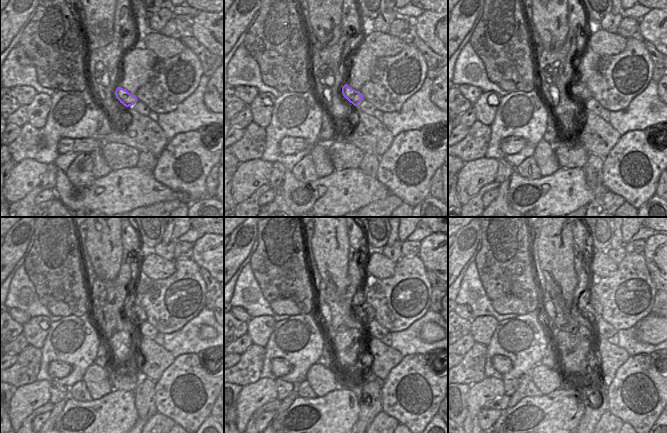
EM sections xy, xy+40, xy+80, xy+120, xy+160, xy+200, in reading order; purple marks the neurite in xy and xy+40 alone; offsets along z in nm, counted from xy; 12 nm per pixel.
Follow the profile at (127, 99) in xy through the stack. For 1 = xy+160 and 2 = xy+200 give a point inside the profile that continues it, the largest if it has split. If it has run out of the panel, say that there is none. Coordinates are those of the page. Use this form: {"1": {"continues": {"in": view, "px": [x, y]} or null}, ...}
{"1": {"continues": {"in": "xy+160", "px": [368, 312]}}, "2": {"continues": {"in": "xy+200", "px": [593, 306]}}}

